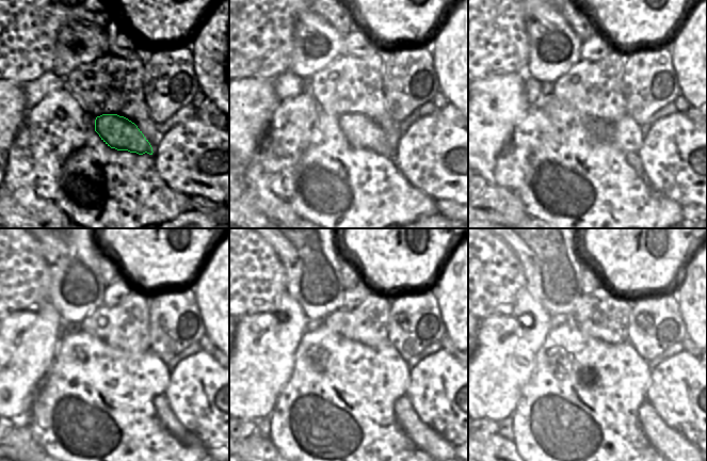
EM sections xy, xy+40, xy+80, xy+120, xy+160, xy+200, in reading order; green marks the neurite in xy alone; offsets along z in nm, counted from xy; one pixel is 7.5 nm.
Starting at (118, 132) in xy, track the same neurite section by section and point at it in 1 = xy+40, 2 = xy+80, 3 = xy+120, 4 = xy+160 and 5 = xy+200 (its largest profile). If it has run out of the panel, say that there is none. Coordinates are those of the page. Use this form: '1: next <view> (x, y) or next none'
1: next xy+40 (360, 131)
2: next xy+80 (601, 130)
3: next xy+120 (166, 416)
4: next xy+160 (429, 441)
5: next xy+200 (668, 442)

